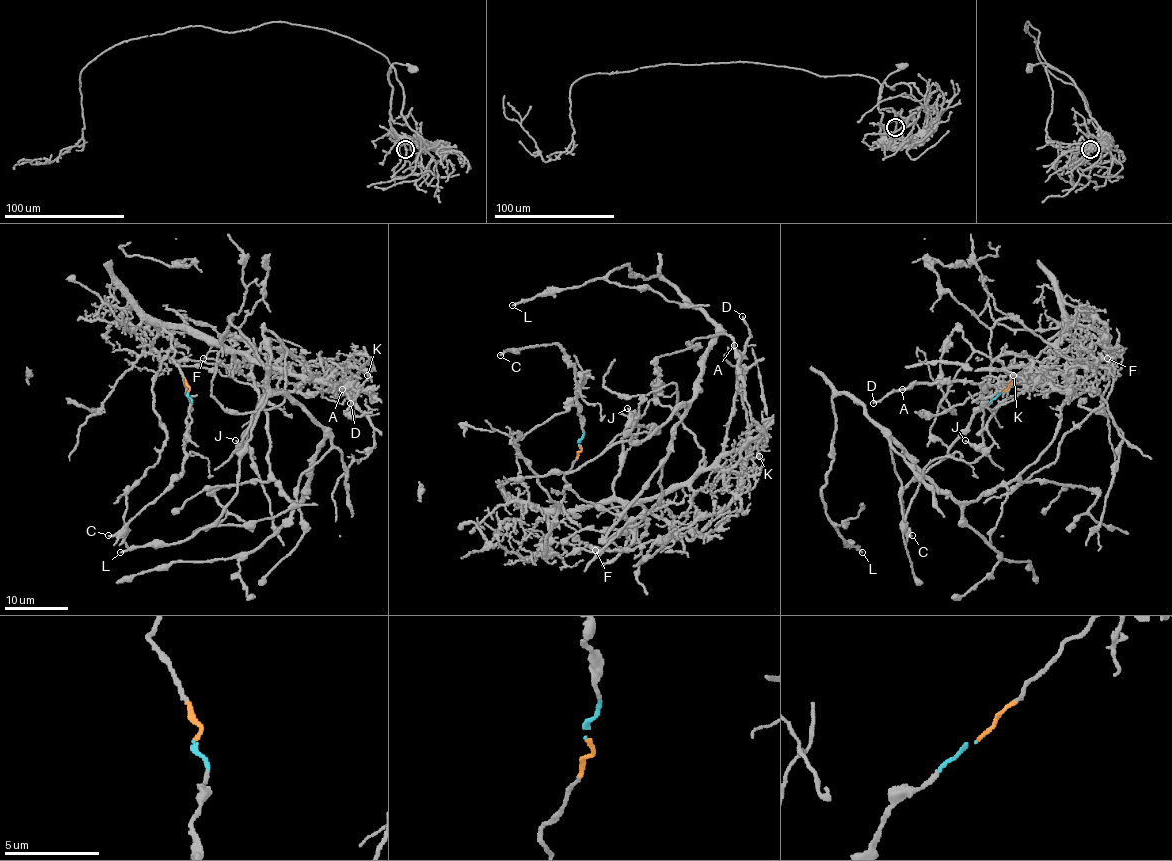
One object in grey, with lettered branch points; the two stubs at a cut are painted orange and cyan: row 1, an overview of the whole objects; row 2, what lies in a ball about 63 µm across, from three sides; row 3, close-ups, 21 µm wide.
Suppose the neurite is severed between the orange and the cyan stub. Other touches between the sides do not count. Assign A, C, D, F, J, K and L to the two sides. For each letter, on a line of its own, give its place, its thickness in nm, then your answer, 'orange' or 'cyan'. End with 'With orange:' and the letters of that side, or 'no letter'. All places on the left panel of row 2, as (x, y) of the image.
A: at (342, 389); 140 nm thick; orange
C: at (108, 535); 160 nm thick; cyan
D: at (350, 403); 190 nm thick; orange
F: at (203, 358); 130 nm thick; orange
J: at (235, 440); 130 nm thick; orange
K: at (367, 375); 200 nm thick; orange
L: at (120, 552); 170 nm thick; orange
With orange: A, D, F, J, K, L

